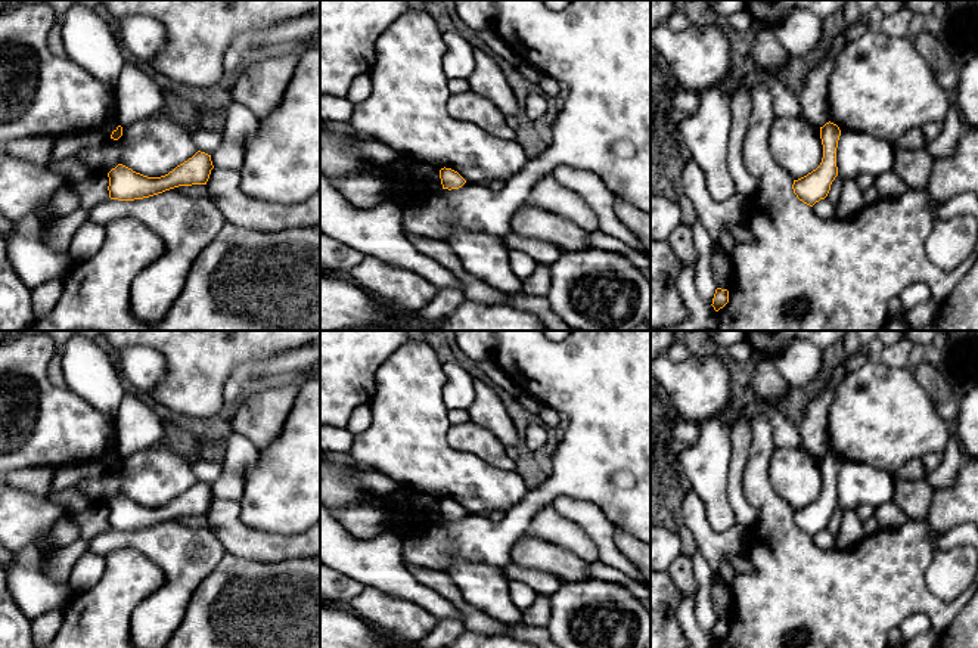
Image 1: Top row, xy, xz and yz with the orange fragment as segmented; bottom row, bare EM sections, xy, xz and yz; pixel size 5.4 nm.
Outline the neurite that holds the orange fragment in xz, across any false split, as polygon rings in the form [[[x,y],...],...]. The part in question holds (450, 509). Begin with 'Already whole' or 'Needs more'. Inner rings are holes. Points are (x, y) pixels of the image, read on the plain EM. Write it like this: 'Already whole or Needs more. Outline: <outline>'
Already whole. Outline: [[[445,497],[440,500],[440,509],[443,520],[448,521],[459,520],[466,514],[466,511],[457,502]]]

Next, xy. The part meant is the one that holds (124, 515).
Already whole. Outline: [[[201,481],[161,508],[148,508],[118,494],[108,503],[109,528],[118,531],[134,531],[149,528],[178,517],[207,515],[212,499],[211,486]]]

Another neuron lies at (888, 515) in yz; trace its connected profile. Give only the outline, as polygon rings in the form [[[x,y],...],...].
[[[891,500],[875,509],[875,518],[881,530],[898,528],[909,520],[906,512]]]

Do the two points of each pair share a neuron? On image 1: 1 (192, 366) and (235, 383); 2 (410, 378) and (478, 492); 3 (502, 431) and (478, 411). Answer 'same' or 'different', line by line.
1: different
2: same
3: same

